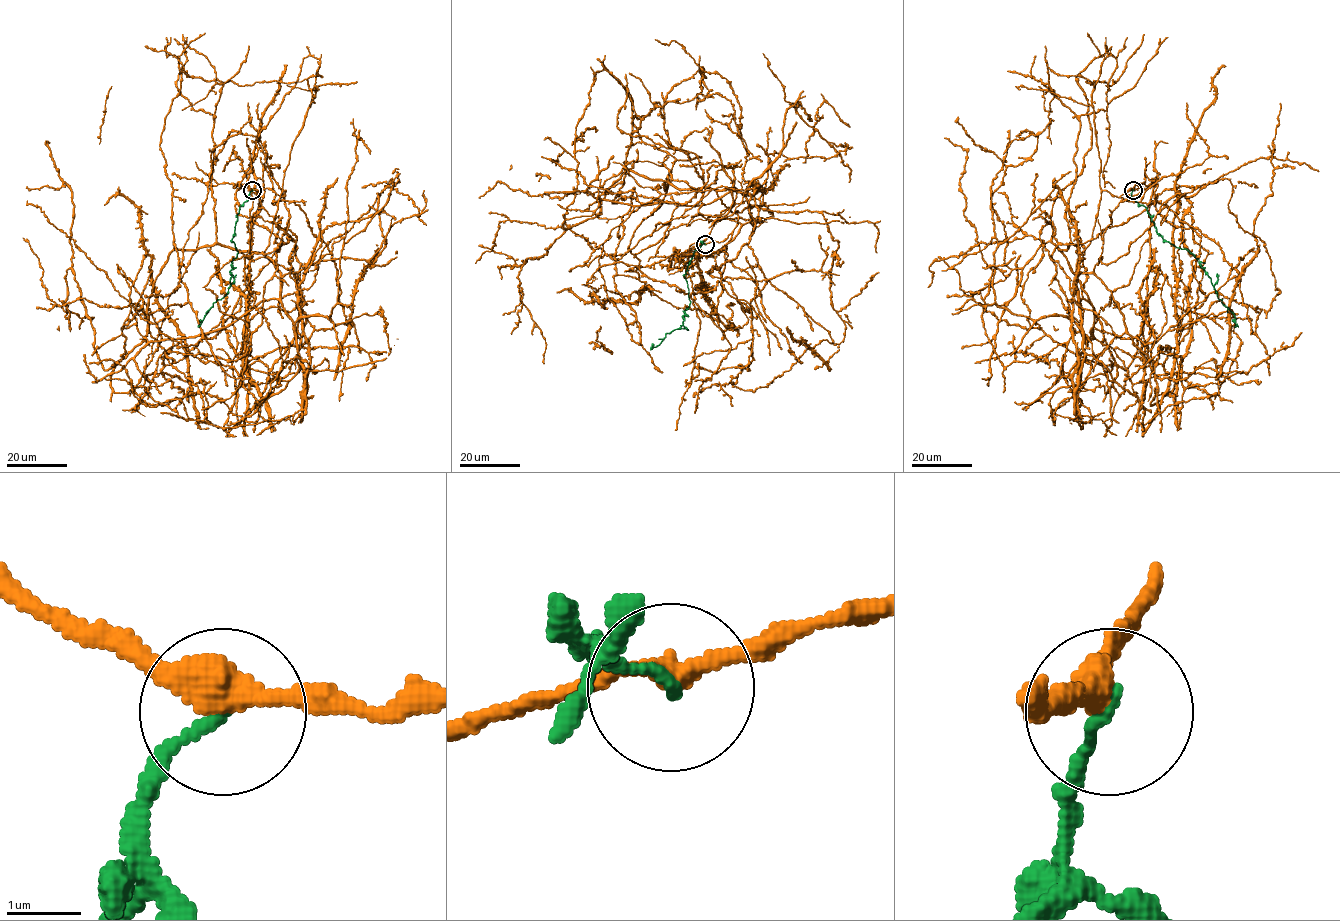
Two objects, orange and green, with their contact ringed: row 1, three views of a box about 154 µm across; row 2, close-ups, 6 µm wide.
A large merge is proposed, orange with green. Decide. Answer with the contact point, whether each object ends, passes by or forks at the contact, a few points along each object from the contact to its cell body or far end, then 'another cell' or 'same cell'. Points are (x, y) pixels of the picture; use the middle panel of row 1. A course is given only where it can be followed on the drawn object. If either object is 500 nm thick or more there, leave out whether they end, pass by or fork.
(705, 244) | orange passes by | green ends | orange via (705, 244), (732, 232), (717, 320), (711, 288), (689, 295), (620, 261), (587, 281), (619, 299), (557, 291) | green via (705, 244), (702, 242), (694, 252), (684, 275), (690, 303), (684, 311), (682, 324), (650, 350) | another cell

